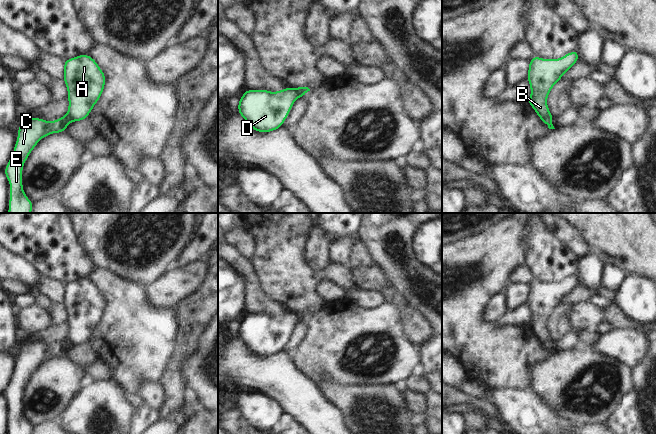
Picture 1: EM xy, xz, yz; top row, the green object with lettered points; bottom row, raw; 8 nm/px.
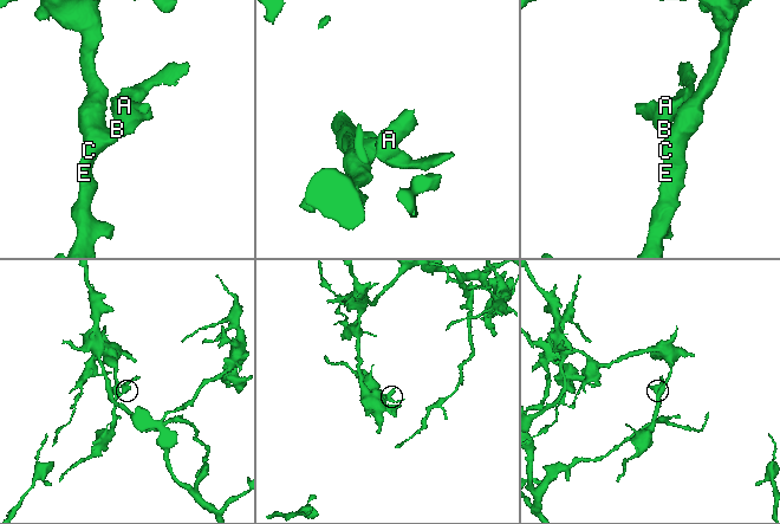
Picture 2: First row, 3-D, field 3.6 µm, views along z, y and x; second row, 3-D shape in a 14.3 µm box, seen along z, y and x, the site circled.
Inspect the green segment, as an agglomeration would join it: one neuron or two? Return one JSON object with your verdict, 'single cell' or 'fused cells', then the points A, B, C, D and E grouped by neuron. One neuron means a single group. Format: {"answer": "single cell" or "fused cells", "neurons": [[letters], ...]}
{"answer": "fused cells", "neurons": [["A", "B"], ["C", "D", "E"]]}

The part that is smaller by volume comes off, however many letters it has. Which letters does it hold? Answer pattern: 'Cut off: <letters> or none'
Cut off: A, B

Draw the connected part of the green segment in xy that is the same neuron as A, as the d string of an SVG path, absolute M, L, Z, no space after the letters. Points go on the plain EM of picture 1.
M78 279L64 284L63 304L68 314L67 339L73 346L86 344L103 317L104 296L91 280Z

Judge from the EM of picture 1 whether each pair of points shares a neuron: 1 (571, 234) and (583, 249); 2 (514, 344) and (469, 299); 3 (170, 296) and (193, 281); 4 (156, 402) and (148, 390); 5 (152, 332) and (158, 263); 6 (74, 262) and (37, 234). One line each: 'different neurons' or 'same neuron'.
1: same neuron
2: same neuron
3: same neuron
4: same neuron
5: different neurons
6: same neuron

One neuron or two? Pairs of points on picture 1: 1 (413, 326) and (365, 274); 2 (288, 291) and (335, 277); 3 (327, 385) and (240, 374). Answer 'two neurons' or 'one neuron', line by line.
1: one neuron
2: one neuron
3: two neurons

